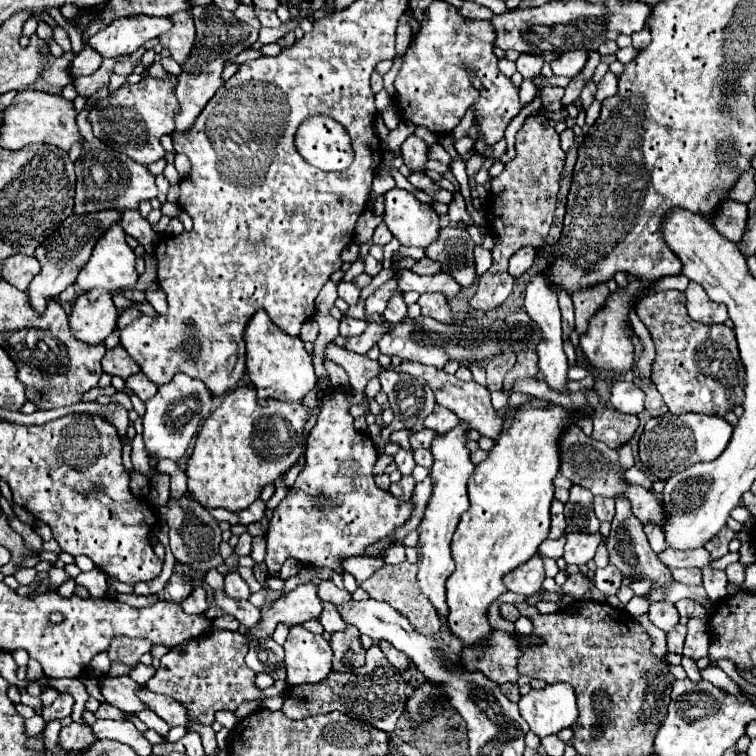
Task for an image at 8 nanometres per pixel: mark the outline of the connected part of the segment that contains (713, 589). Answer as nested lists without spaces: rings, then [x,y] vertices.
[[[703,567],[703,587],[709,595],[709,599],[715,603],[727,595],[725,591],[725,571],[723,569],[713,569],[713,567]]]

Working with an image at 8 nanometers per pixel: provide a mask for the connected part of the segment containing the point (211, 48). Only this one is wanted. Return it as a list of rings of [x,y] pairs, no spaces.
[[[213,3],[207,7],[193,7],[191,15],[195,21],[197,35],[195,35],[195,45],[191,49],[191,55],[183,63],[183,73],[179,75],[179,83],[175,87],[175,95],[181,105],[181,109],[175,117],[177,131],[187,131],[187,127],[191,127],[195,123],[195,119],[199,117],[199,113],[203,111],[207,101],[217,93],[219,87],[223,87],[225,81],[223,81],[221,73],[225,69],[225,63],[235,59],[241,51],[253,47],[253,43],[259,37],[257,29],[239,21],[231,11],[215,7]]]

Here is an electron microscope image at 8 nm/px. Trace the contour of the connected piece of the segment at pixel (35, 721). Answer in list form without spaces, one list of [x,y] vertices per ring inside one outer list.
[[[35,715],[35,717],[31,717],[31,719],[25,719],[25,733],[27,733],[29,737],[31,737],[31,735],[39,735],[43,729],[45,729],[45,725],[43,725],[41,715]]]

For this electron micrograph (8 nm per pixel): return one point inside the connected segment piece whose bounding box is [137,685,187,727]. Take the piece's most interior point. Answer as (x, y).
(171, 712)

